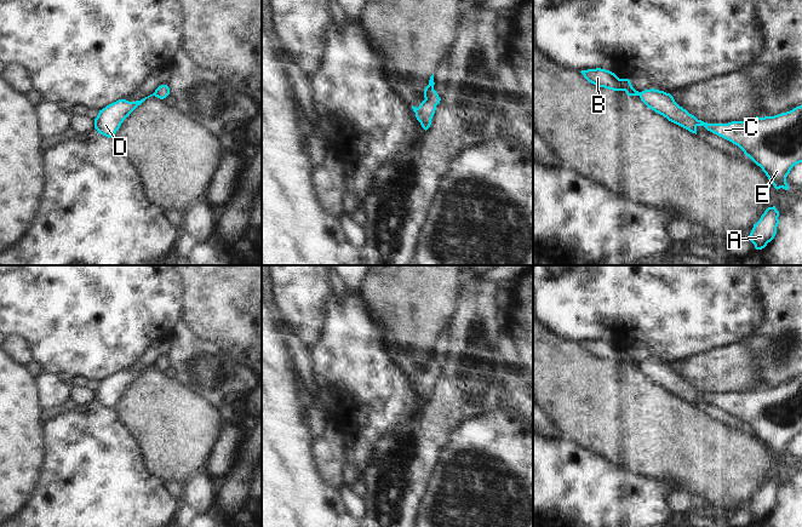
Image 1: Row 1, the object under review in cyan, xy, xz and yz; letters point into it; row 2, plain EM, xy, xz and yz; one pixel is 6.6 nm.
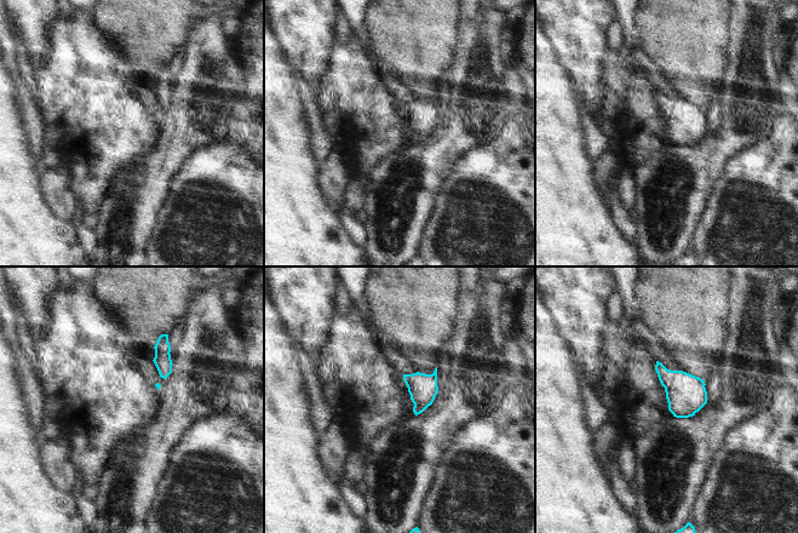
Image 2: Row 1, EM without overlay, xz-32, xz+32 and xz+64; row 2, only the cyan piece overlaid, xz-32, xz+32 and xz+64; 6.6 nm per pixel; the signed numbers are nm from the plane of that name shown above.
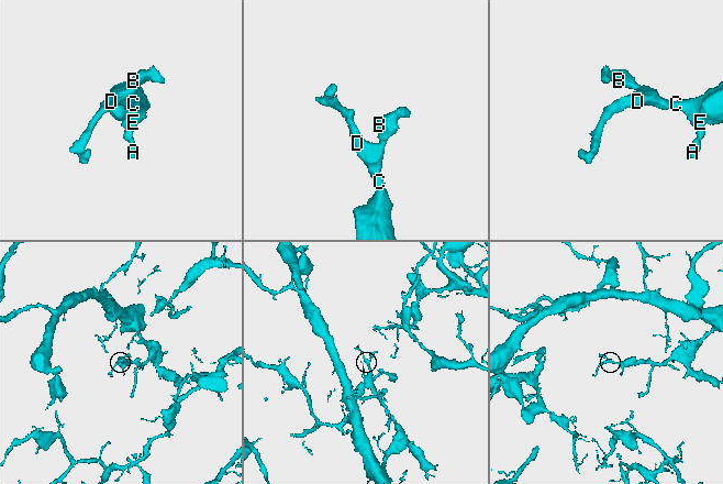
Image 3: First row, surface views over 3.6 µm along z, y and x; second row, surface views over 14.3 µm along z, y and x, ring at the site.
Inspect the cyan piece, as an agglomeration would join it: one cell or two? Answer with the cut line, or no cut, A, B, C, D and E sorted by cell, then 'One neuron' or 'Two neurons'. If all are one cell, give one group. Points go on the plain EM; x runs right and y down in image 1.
No split. Groups: A B C D E. One neuron.

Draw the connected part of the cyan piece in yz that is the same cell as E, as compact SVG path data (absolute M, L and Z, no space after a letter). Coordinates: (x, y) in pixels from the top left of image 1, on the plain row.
M601 339L580 344L598 359L638 367L648 379L692 405L697 406L697 399L704 397L732 413L762 440L777 462L789 460L786 448L795 436L802 434L802 377L774 388L708 395L680 378L670 365L654 360L638 363L629 350L619 350L614 344Z

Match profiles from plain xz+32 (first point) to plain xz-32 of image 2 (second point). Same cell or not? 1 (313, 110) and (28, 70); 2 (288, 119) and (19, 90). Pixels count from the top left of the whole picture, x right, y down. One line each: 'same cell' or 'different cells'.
1: same cell
2: different cells

